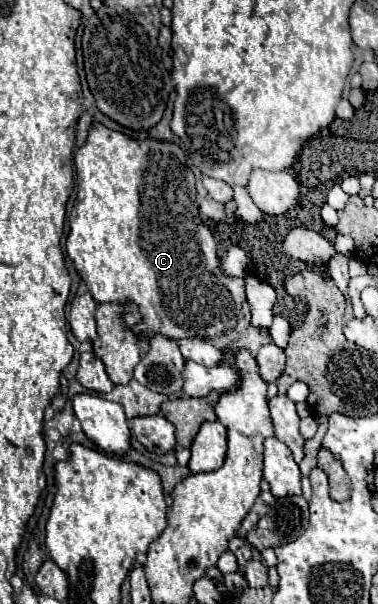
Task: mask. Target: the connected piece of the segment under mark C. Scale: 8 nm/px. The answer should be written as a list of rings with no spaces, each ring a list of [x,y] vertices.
[[[93,122],[85,144],[75,152],[75,170],[79,190],[69,216],[71,232],[65,248],[95,302],[133,300],[143,314],[143,320],[137,324],[143,338],[157,332],[171,340],[193,336],[217,338],[237,324],[241,304],[245,302],[245,282],[243,278],[225,276],[219,266],[215,238],[199,218],[199,206],[195,204],[195,176],[179,144],[155,138],[135,140]]]

